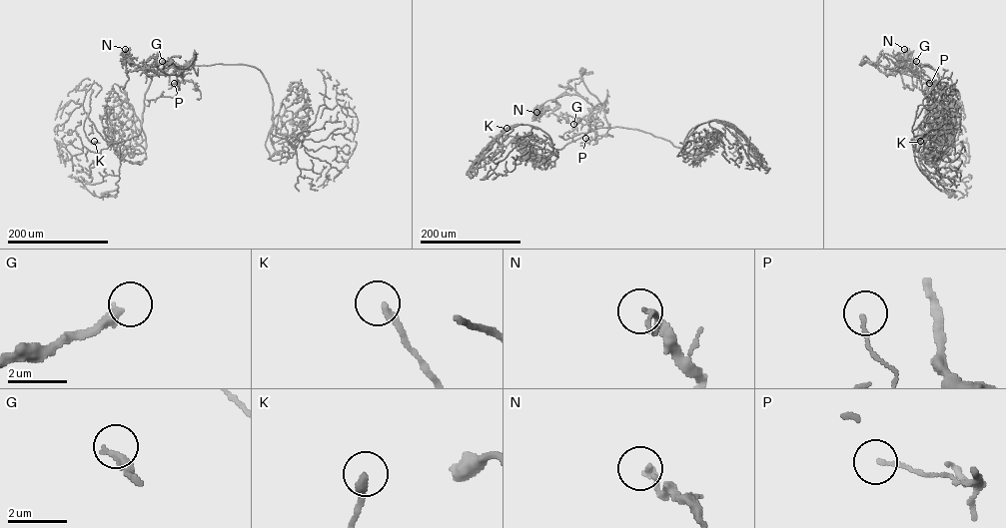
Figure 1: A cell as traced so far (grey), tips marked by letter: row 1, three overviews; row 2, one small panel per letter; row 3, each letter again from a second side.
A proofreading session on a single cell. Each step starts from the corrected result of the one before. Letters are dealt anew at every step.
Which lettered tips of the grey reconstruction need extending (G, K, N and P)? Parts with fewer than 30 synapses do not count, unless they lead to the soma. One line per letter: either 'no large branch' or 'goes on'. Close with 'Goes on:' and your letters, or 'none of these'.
G: goes on
K: no large branch
N: no large branch
P: no large branch
Goes on: G

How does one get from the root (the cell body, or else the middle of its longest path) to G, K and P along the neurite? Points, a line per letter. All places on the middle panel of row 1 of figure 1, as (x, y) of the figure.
G: (582, 71), (580, 78), (600, 103), (573, 124)
K: (582, 71), (600, 103), (594, 130), (554, 154), (539, 129), (514, 124), (496, 138), (506, 128)
P: (582, 71), (580, 78), (600, 103), (592, 108), (586, 119), (594, 138), (585, 138)

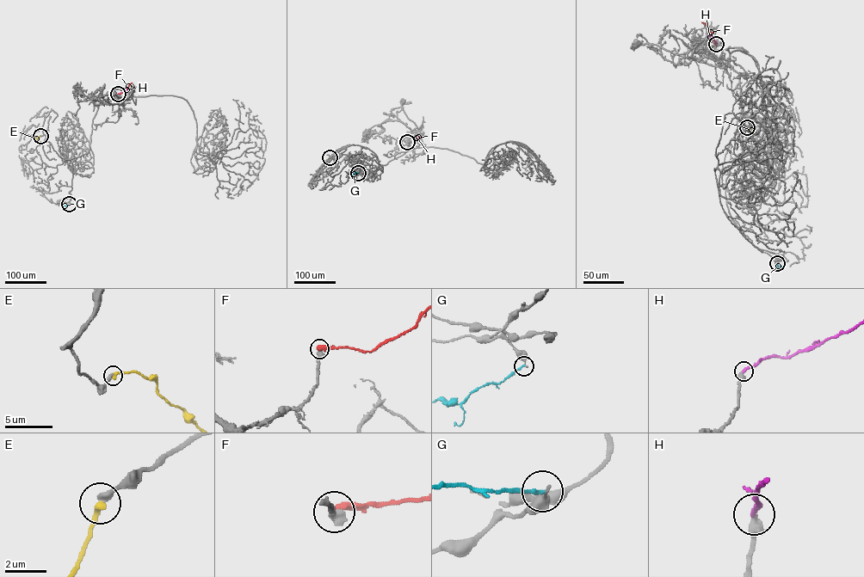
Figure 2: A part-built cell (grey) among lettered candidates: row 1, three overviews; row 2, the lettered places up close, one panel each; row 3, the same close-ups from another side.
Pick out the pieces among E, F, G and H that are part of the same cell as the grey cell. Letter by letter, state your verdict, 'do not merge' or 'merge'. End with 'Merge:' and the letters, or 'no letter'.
E: merge
F: do not merge
G: do not merge
H: merge
Merge: E, H

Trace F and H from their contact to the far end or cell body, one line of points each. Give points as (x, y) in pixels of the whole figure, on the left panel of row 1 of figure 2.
F: (117, 94), (132, 82)
H: (118, 94), (128, 88)

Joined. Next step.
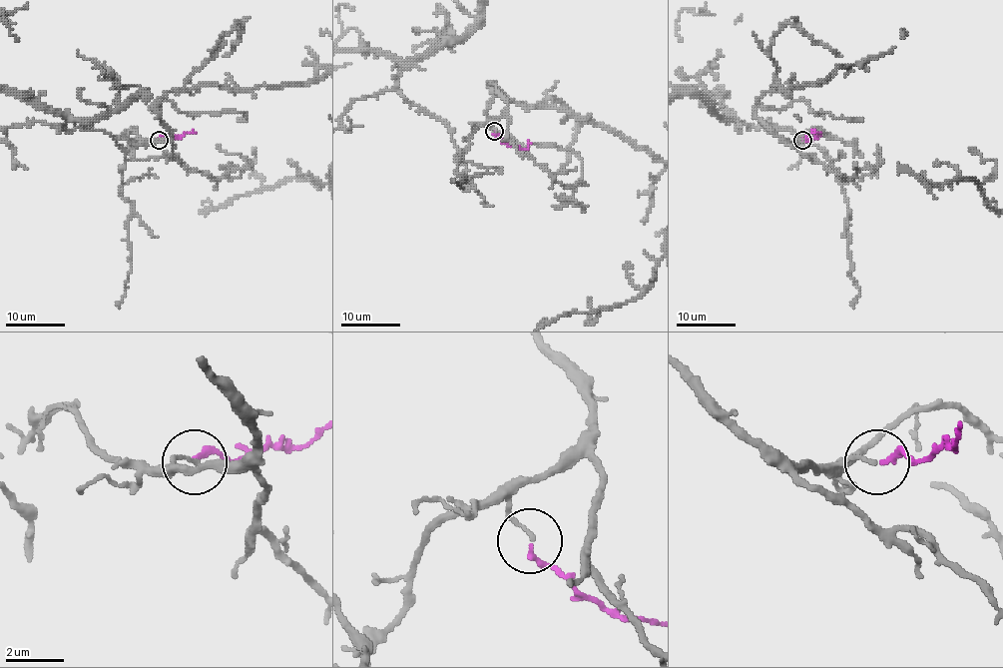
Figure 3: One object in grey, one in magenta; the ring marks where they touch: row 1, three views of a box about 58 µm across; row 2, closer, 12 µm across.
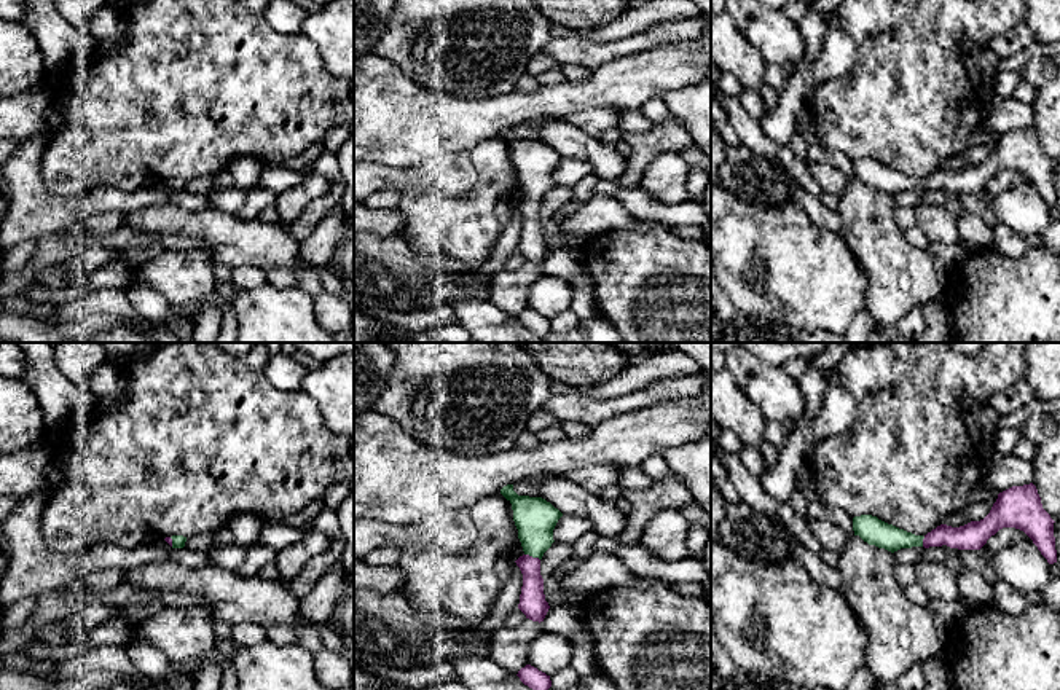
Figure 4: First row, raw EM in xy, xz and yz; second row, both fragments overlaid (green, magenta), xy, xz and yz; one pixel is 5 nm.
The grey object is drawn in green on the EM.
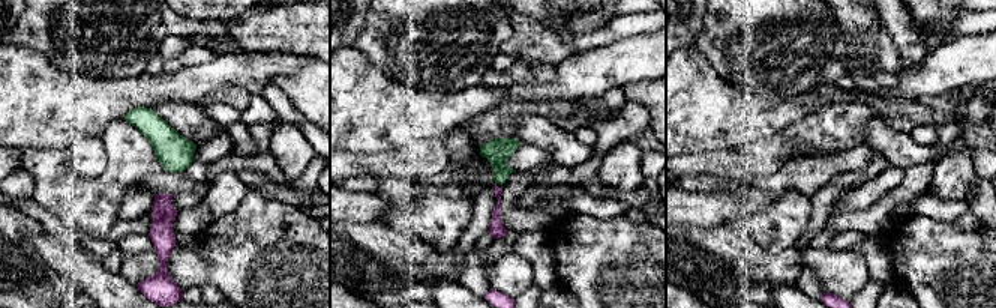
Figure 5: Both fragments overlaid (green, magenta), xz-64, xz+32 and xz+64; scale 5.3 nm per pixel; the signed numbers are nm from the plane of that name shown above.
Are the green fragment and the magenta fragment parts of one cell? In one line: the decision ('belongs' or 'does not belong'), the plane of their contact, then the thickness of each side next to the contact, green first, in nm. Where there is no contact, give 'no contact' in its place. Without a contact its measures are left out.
belongs; contact in xz; calibres 200 and 140 nm

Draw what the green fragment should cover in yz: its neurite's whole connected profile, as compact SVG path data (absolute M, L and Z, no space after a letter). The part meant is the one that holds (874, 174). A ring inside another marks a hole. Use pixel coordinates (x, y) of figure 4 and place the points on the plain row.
M1030 126L999 135L983 163L960 171L940 167L925 180L899 172L872 158L854 159L853 174L869 188L894 196L901 191L942 188L958 193L980 193L999 172L1015 171L1033 183L1049 207L1054 207L1057 206L1054 166L1042 151L1036 129Z

